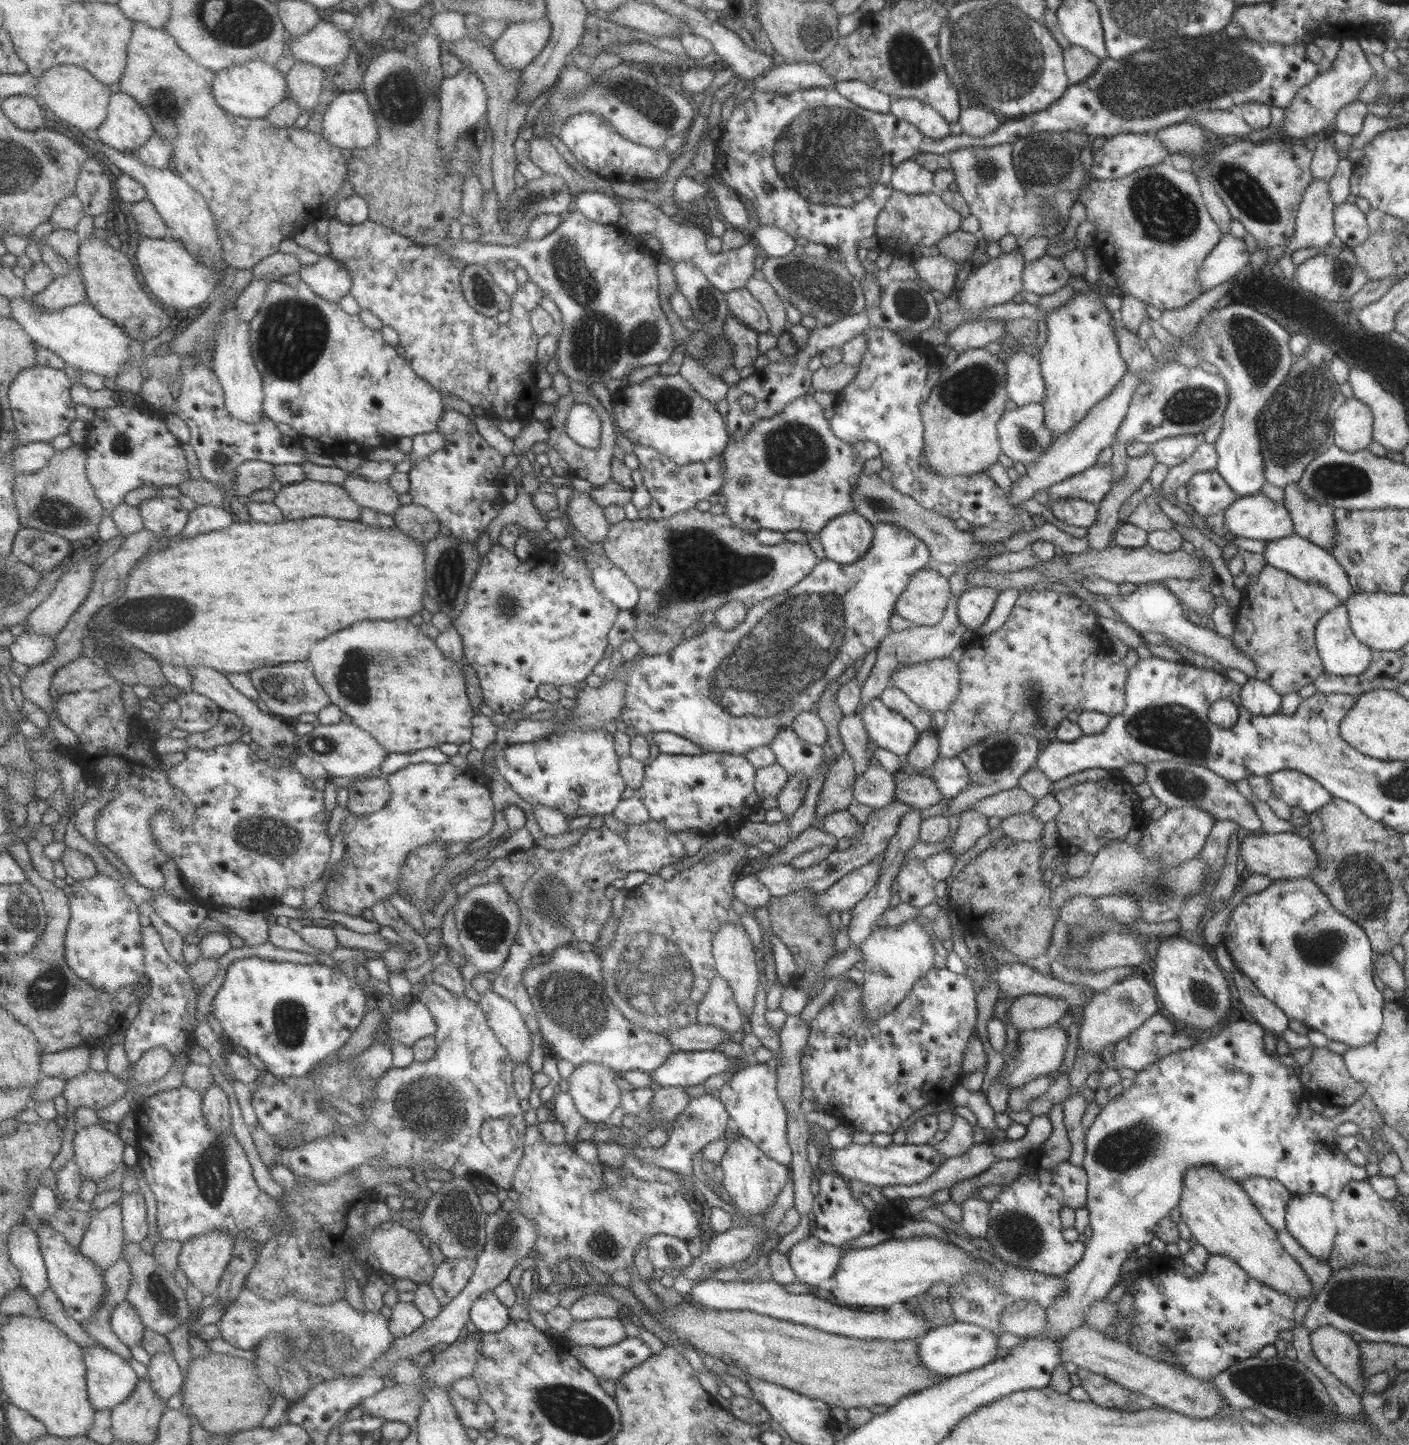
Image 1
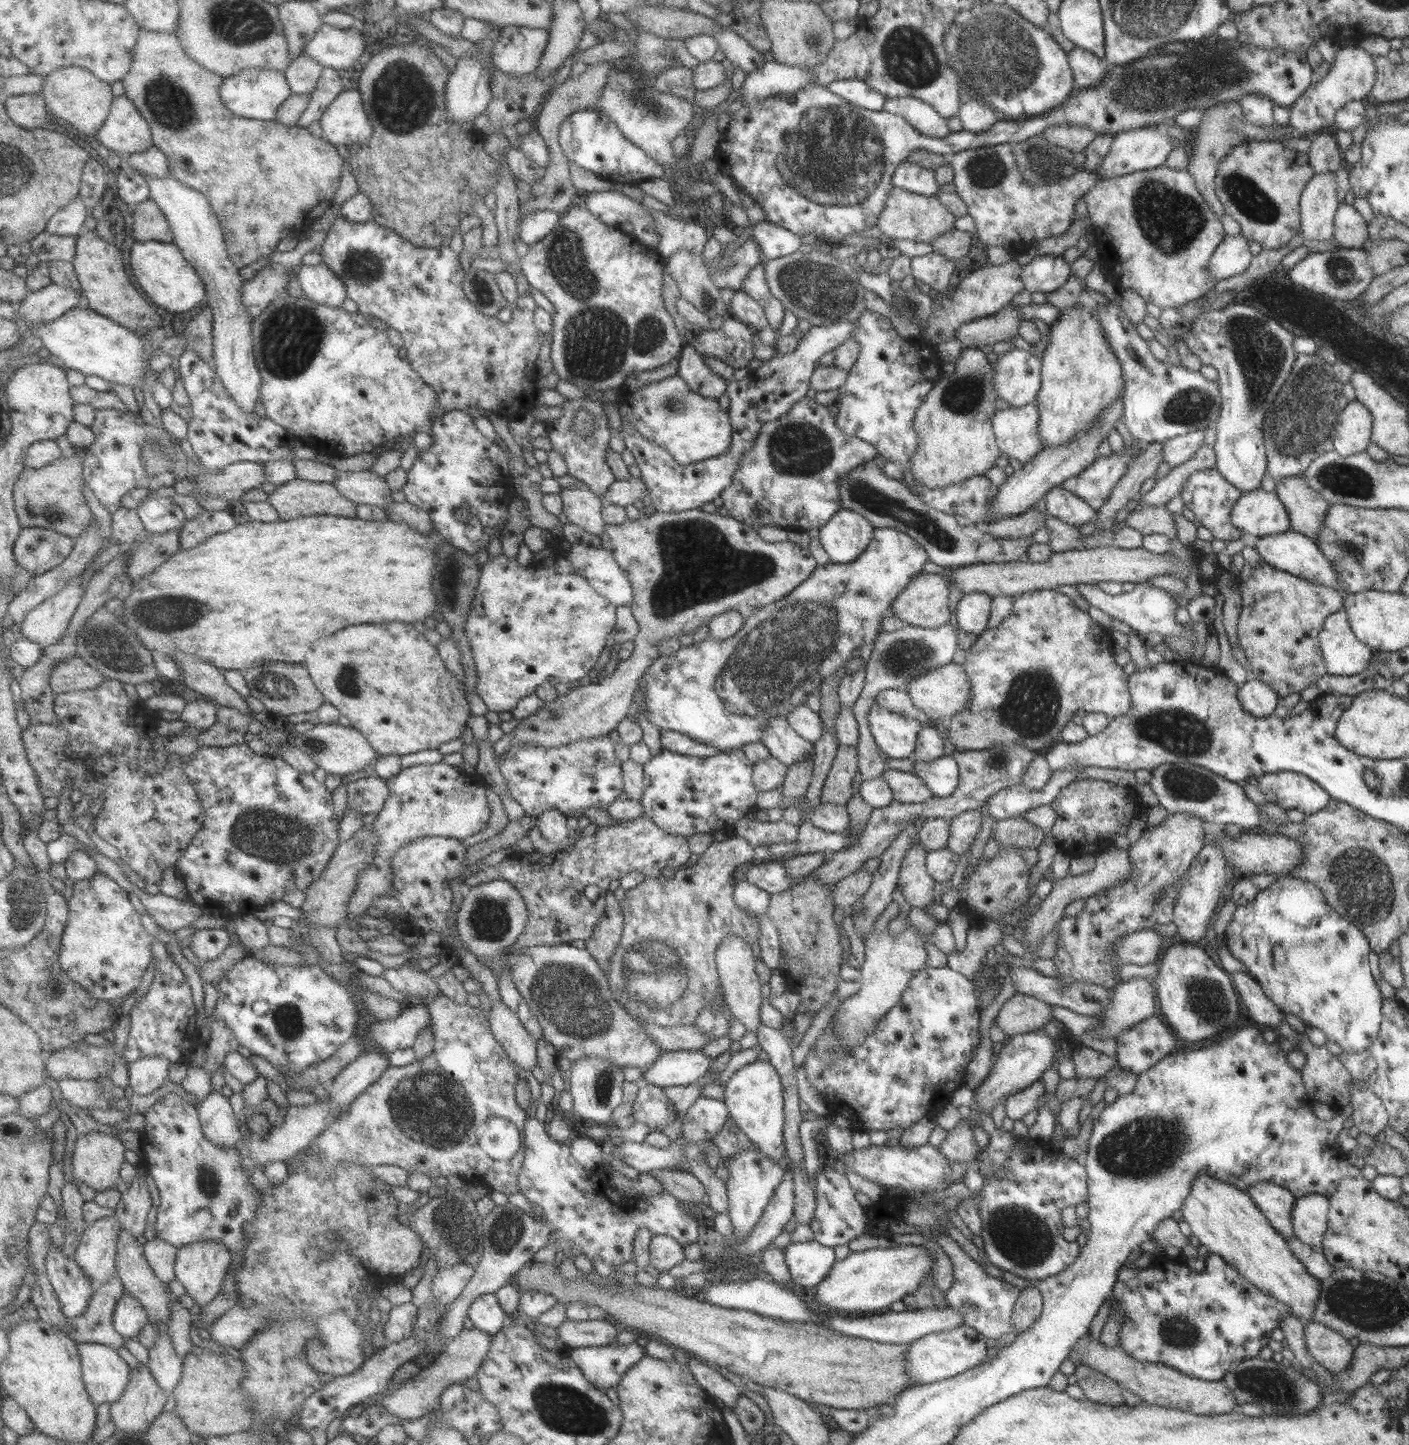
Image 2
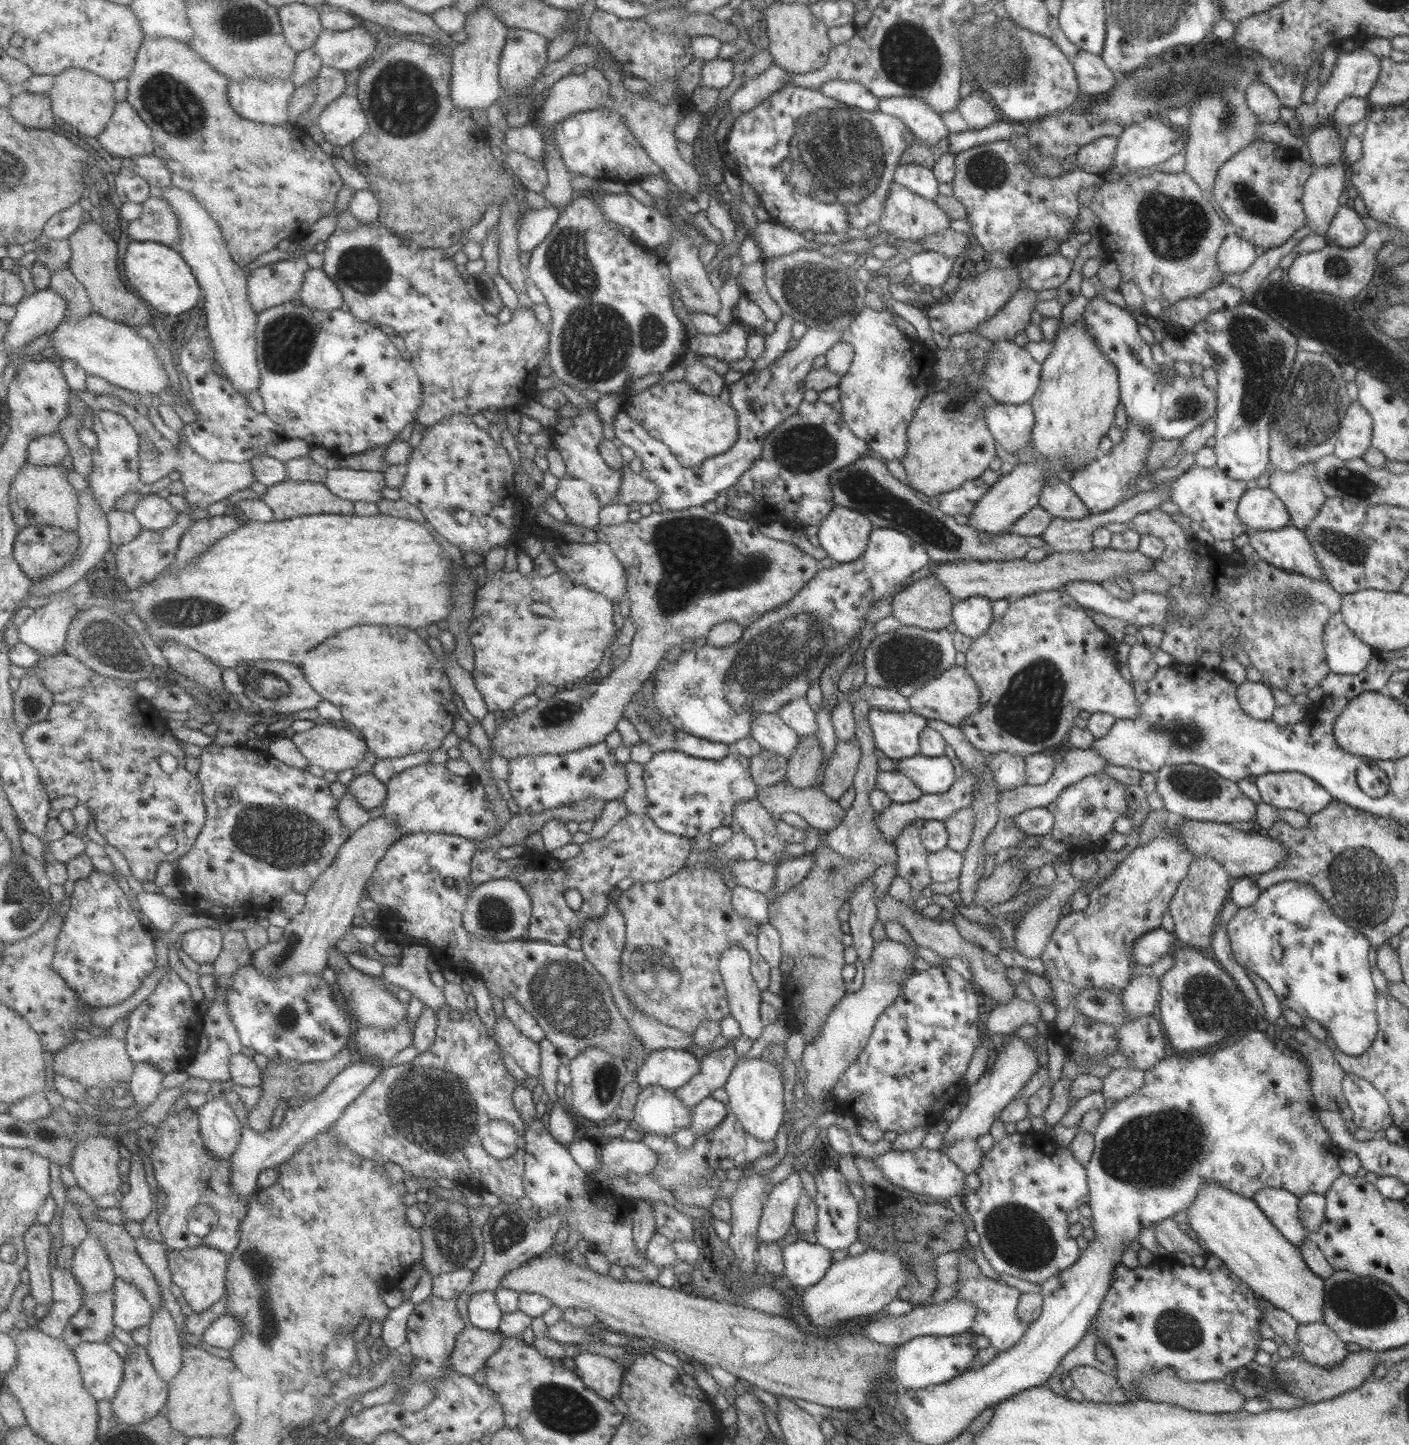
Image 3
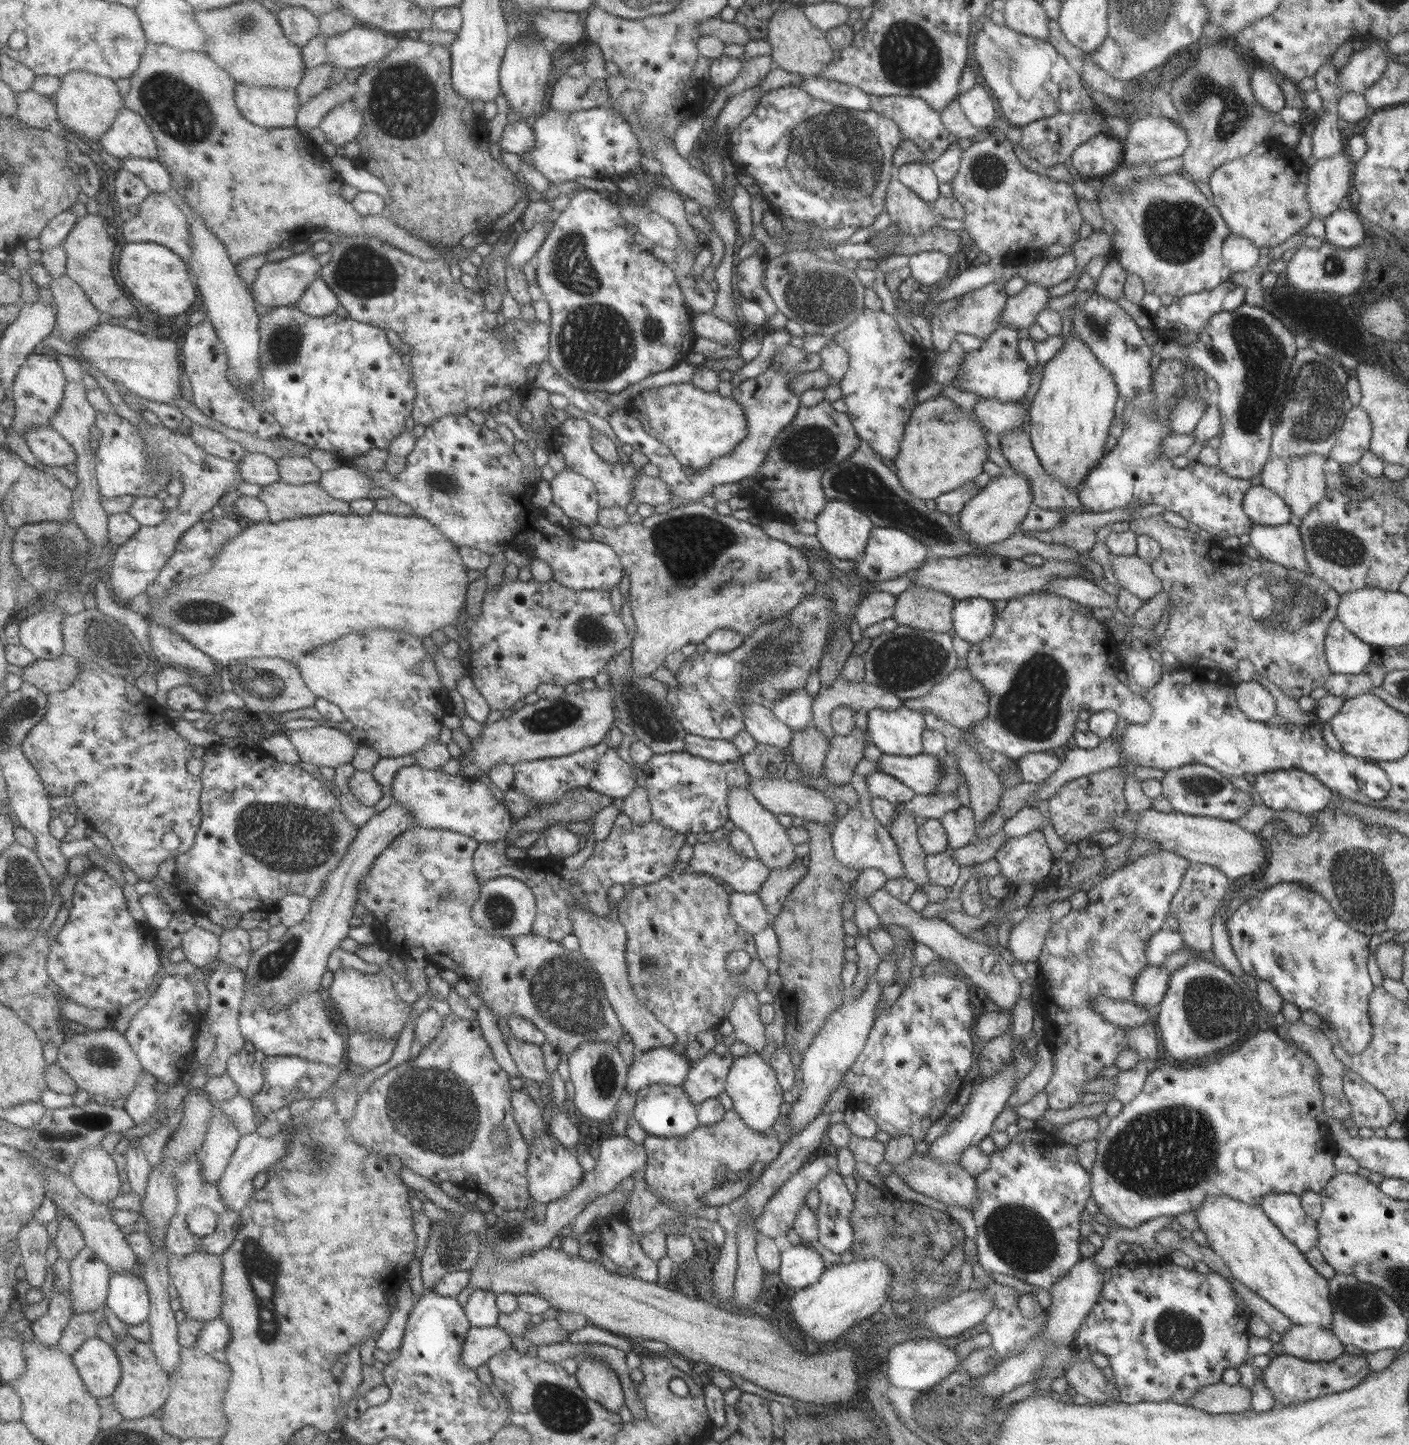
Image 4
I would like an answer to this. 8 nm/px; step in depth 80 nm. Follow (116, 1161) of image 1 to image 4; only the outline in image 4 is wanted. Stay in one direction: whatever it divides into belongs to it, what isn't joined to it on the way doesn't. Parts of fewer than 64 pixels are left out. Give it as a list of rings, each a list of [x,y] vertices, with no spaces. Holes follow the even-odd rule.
[[[94,1146],[83,1152],[70,1176],[91,1200],[109,1204],[122,1194],[124,1180],[109,1152]]]

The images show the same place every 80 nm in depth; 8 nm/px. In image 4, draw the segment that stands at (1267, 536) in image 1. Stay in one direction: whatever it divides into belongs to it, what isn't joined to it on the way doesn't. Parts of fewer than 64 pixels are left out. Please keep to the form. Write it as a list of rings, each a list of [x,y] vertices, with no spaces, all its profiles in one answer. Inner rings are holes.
[[[1260,484],[1250,485],[1243,497],[1242,507],[1252,524],[1285,524],[1292,513],[1280,496]]]

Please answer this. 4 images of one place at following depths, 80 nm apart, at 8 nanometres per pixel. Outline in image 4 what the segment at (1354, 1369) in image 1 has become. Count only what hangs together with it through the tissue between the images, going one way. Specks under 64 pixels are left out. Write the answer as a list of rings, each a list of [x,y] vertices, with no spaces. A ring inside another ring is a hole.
[[[1291,1325],[1280,1336],[1281,1352],[1306,1361],[1328,1361],[1343,1353],[1343,1344],[1318,1325]]]

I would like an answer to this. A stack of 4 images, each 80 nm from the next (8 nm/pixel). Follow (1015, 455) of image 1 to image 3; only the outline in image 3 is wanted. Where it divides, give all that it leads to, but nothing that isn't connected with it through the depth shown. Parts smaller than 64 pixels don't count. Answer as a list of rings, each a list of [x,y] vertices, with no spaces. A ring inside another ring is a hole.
[[[1029,401],[1021,404],[995,403],[984,408],[983,419],[994,441],[1008,454],[1022,451],[1030,444],[1035,422]]]

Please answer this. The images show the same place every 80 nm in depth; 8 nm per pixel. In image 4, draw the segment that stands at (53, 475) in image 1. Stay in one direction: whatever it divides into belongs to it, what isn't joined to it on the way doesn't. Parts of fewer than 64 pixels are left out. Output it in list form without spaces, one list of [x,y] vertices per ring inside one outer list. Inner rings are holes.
[[[30,466],[10,489],[8,496],[2,502],[2,509],[9,526],[18,530],[28,523],[73,520],[73,501],[73,489],[67,488],[63,481],[57,480],[53,475]]]

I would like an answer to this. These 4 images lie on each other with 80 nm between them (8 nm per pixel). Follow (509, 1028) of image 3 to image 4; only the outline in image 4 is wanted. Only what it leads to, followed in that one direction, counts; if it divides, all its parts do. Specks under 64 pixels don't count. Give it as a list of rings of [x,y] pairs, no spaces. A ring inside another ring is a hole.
[[[512,1034],[505,1042],[505,1046],[522,1077],[533,1080],[543,1089],[548,1087],[548,1072],[539,1046],[517,1041]]]

